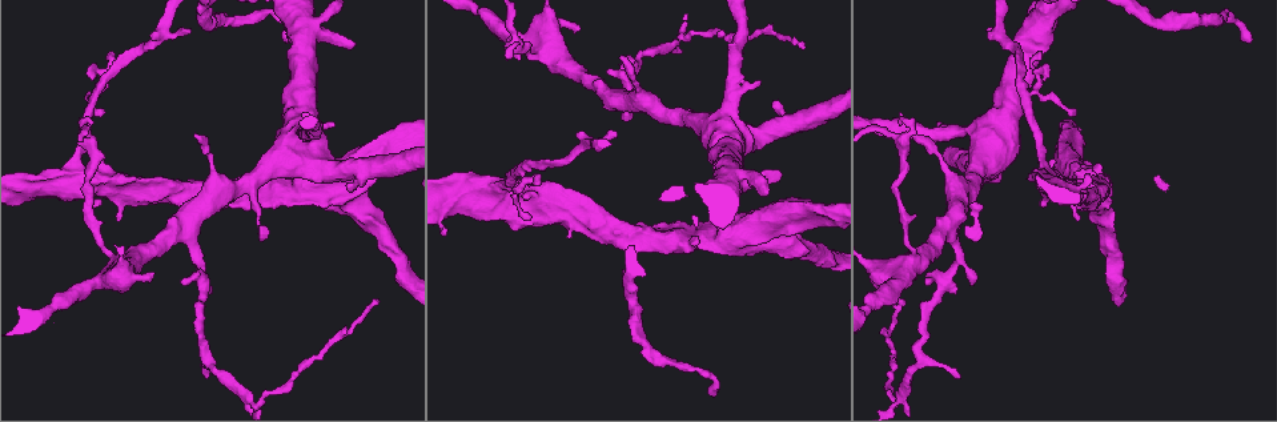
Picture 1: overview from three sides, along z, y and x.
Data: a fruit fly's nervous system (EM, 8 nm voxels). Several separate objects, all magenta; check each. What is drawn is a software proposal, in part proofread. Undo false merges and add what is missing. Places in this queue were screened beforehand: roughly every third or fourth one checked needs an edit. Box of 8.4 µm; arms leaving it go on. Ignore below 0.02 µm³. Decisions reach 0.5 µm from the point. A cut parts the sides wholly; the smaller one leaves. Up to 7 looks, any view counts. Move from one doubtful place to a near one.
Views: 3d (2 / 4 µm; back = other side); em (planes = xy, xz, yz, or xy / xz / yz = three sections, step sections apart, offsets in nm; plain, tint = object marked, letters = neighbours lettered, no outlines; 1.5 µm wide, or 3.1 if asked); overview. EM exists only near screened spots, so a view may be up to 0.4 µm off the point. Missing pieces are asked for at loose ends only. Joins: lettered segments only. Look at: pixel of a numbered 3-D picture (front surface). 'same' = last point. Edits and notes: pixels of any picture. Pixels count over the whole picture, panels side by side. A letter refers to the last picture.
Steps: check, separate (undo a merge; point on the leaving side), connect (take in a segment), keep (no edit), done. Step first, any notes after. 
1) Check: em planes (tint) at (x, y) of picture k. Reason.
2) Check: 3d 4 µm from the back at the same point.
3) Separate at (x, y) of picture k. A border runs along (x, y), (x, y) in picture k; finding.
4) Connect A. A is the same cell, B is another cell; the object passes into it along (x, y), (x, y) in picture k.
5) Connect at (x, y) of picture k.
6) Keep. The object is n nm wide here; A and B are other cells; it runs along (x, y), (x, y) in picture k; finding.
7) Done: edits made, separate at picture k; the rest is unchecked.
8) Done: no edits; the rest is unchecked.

Check: em xz step 4 (tint) at (348, 189) of picture 1. An open end.

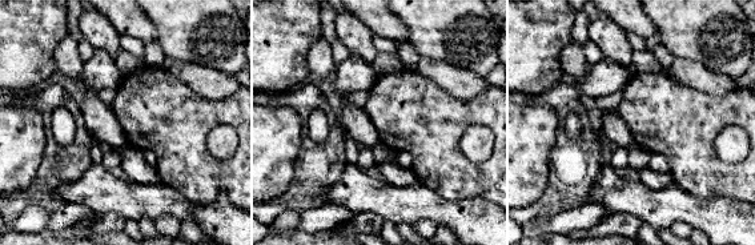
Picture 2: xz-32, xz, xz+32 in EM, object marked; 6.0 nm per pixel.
Check: em planes (letters) at the same point. Another direction.

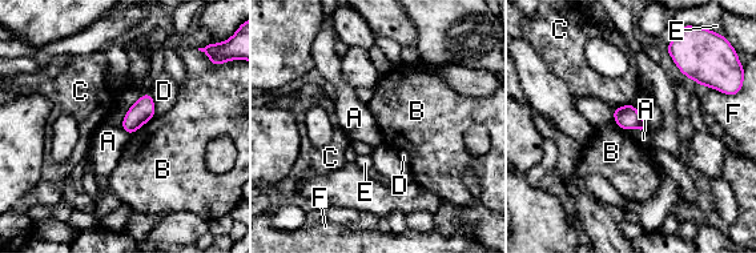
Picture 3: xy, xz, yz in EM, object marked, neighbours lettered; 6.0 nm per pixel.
Keep. A, B, C, D, E and F are other cells; no lettered segment goes on from it.

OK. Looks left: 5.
Check: 3d 4 µm from the back at (1030, 177) of picture 1.

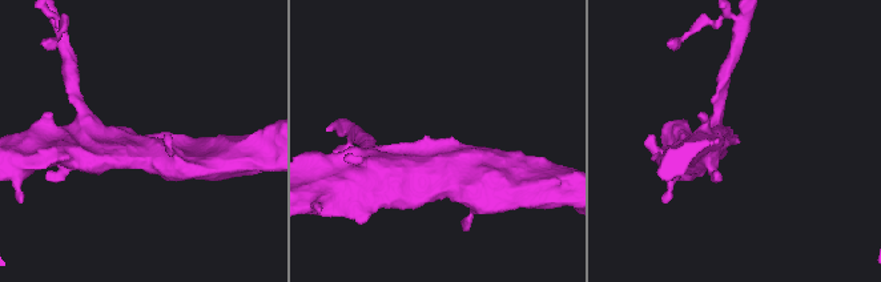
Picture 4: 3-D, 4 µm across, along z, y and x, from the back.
Check: em planes (letters) at (425, 139) of picture 4.

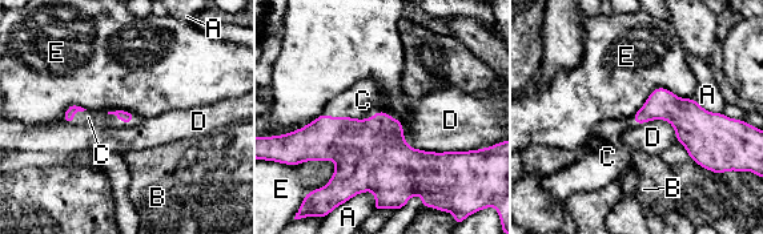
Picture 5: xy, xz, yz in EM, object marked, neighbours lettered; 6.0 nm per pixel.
Connect C. C is the same cell, A, B, D and E are other cells; the object passes into it along (372, 154), (360, 120), (362, 100) in picture 5; the cell continues.

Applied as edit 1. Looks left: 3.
Check: overview. Redraw.

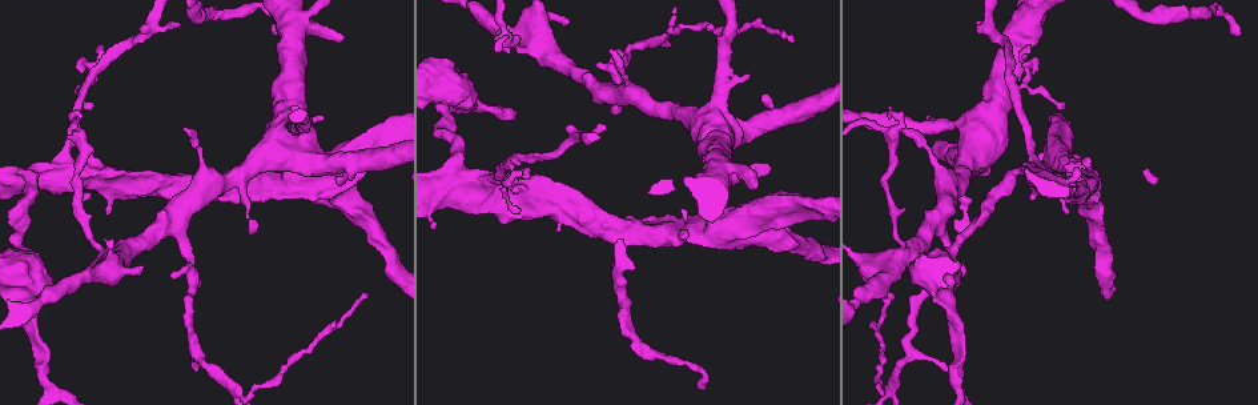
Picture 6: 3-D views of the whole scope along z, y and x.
Check: 3d 4 µm at (368, 292) of picture 6. Thin end.

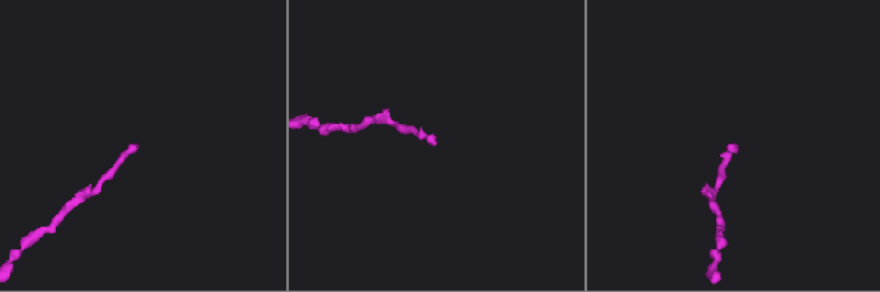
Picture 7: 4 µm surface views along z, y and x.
Check: em planes (letters) at (737, 147) of picture 7. Need the tissue.

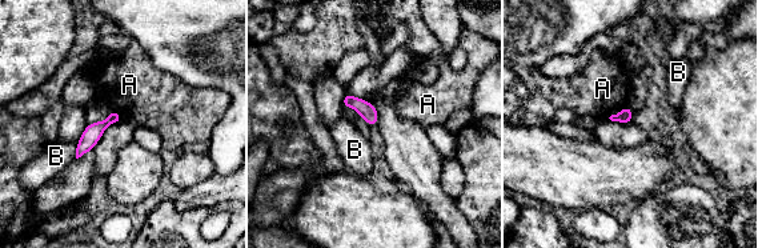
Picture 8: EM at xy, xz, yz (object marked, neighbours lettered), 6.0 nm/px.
Keep. A and B are other cells; a border runs along (628, 104), (608, 118) in picture 8; none of them fits.

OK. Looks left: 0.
Done: edits made, connect at picture 5; the rest is unchecked.

